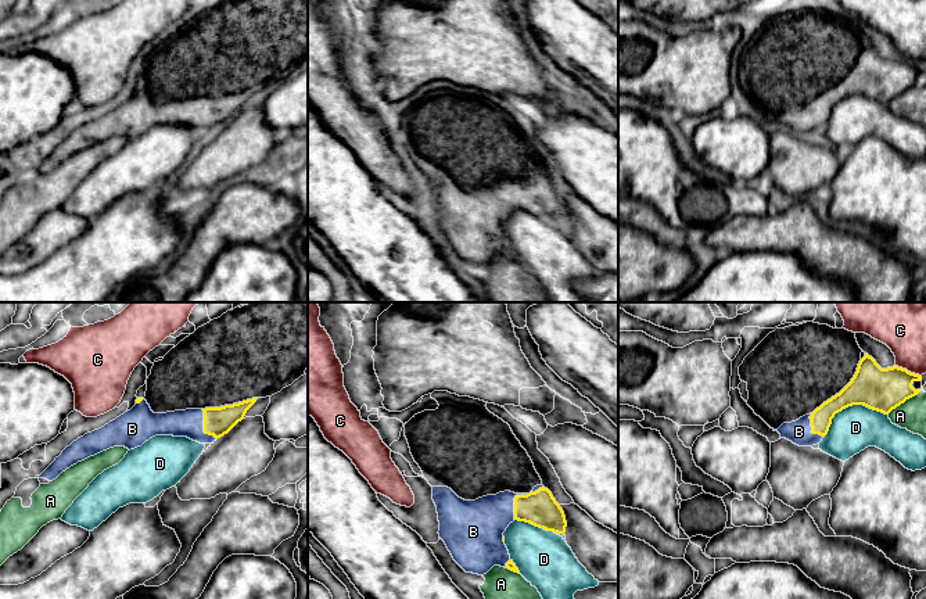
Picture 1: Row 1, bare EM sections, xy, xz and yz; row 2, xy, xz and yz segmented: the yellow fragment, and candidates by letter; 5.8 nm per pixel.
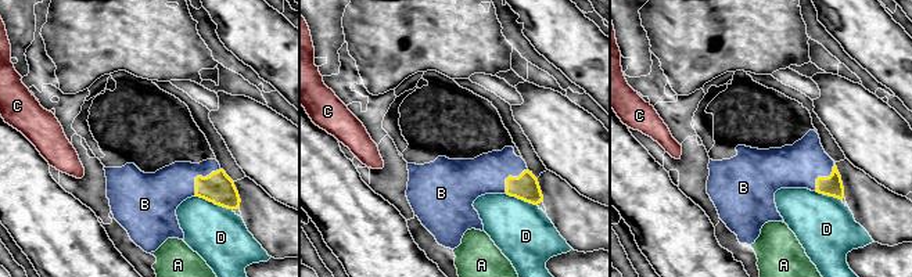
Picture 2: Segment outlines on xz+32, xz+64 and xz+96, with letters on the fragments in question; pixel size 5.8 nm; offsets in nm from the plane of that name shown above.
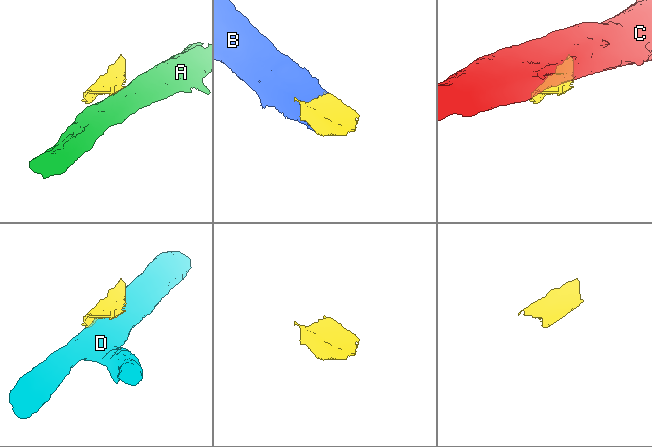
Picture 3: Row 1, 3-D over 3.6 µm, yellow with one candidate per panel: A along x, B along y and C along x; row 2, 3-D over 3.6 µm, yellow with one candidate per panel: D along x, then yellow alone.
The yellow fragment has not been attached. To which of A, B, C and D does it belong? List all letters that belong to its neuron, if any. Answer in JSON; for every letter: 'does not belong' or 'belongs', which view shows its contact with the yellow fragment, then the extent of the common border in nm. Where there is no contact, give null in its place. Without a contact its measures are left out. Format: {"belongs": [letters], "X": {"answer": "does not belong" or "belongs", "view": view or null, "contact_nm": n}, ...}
{"belongs": ["B"], "A": {"answer": "does not belong", "view": "yz", "contact_nm": 240}, "B": {"answer": "belongs", "view": "xy", "contact_nm": 200}, "C": {"answer": "does not belong", "view": "yz", "contact_nm": 170}, "D": {"answer": "does not belong", "view": "yz", "contact_nm": 400}}

